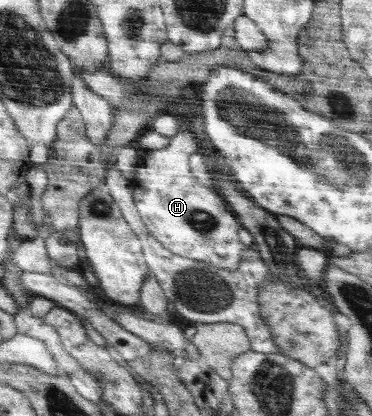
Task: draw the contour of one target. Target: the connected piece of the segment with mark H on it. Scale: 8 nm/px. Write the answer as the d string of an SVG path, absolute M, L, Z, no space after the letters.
M185 119L185 125L171 138L171 143L167 147L140 154L141 159L138 161L136 176L130 187L133 201L136 201L138 212L145 221L149 233L156 237L165 249L194 261L205 261L213 267L237 270L241 263L241 255L247 247L243 247L243 243L239 241L239 235L237 235L239 223L235 215L227 209L223 198L215 189L203 187L189 171L189 155L195 153L199 147L199 140L191 129L191 121Z

